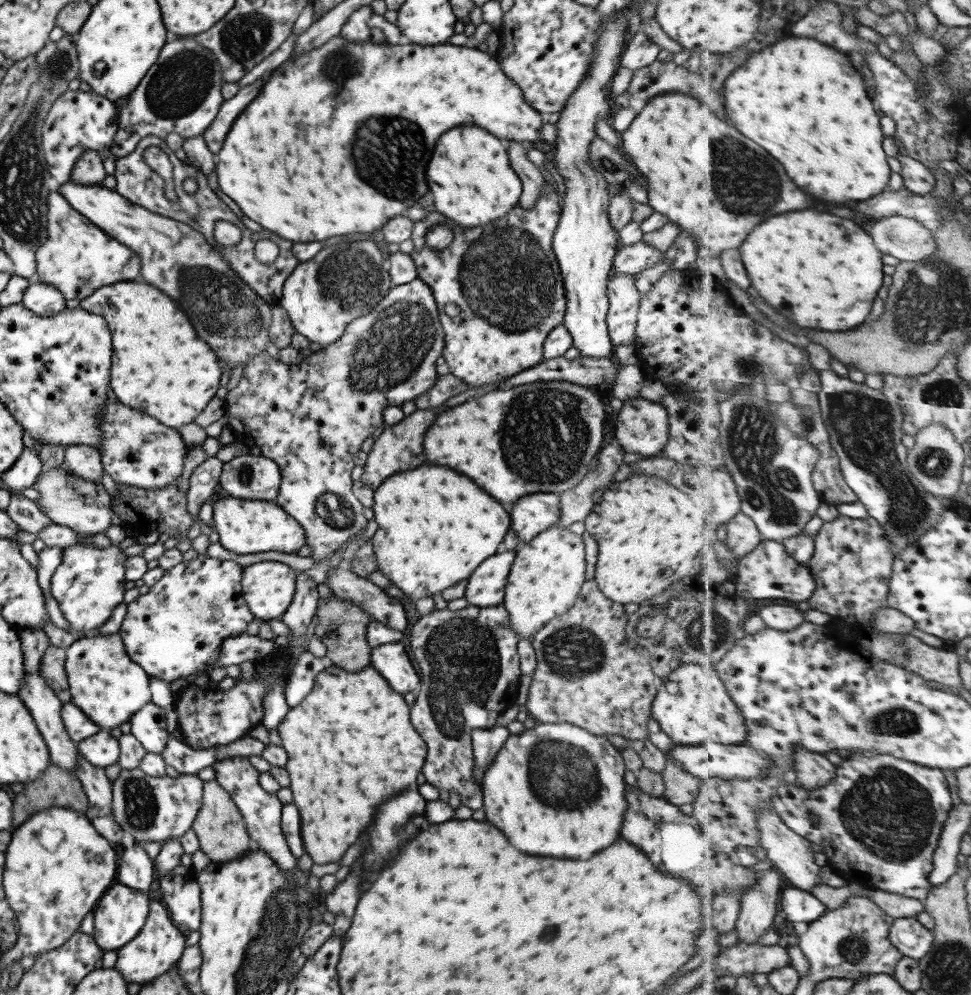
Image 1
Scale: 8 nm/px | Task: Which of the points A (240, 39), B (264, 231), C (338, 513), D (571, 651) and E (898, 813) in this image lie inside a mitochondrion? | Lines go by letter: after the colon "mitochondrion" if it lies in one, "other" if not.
A: mitochondrion
B: other
C: mitochondrion
D: mitochondrion
E: mitochondrion

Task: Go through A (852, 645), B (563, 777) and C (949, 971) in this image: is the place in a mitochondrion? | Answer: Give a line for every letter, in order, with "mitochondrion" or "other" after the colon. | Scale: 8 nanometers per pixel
A: other
B: mitochondrion
C: mitochondrion

